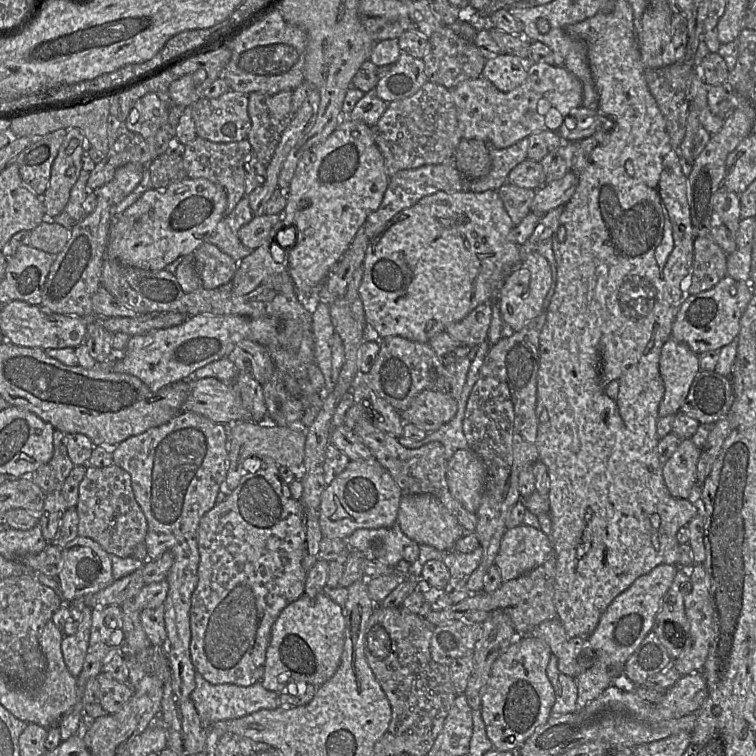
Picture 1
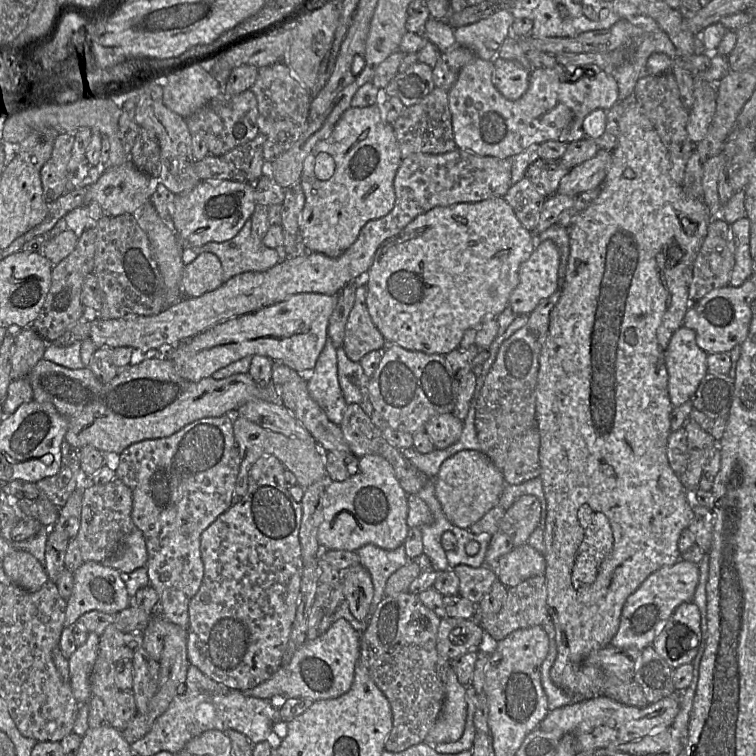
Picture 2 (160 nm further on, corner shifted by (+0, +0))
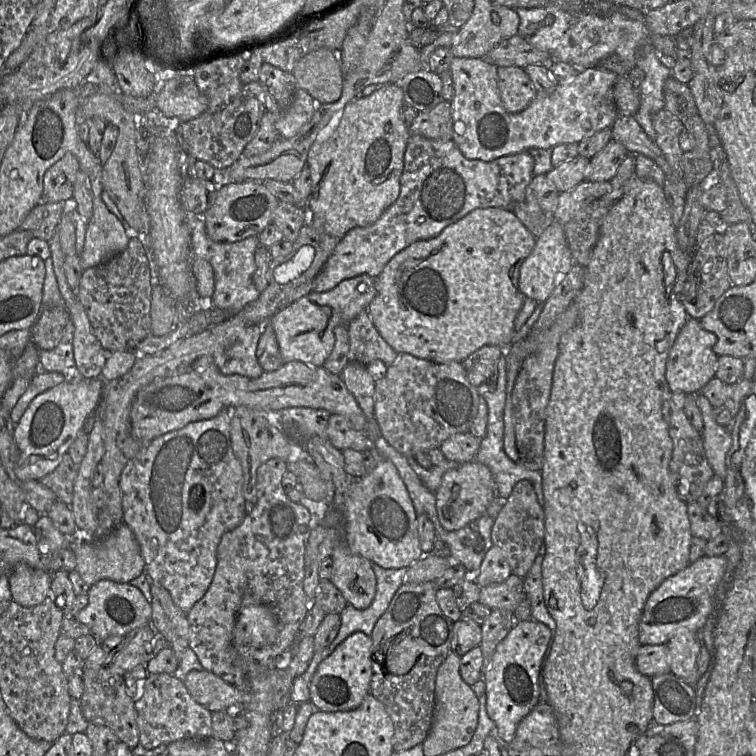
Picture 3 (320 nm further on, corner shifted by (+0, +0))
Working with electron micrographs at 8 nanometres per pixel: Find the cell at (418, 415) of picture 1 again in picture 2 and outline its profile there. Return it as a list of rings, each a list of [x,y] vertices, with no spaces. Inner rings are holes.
[[[453,413],[441,414],[431,418],[424,429],[435,448],[439,450],[454,444],[460,438],[462,431],[463,422]]]

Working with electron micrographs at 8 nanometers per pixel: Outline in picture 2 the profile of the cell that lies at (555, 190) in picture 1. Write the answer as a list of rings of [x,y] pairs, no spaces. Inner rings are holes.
[[[600,149],[593,158],[572,168],[561,179],[556,193],[578,196],[600,187],[611,166],[611,160],[611,151]]]

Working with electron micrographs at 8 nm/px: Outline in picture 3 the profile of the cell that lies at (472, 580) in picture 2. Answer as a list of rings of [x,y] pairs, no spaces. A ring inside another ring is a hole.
[[[511,574],[504,582],[482,587],[479,602],[492,610],[514,611],[524,598],[524,578]]]

